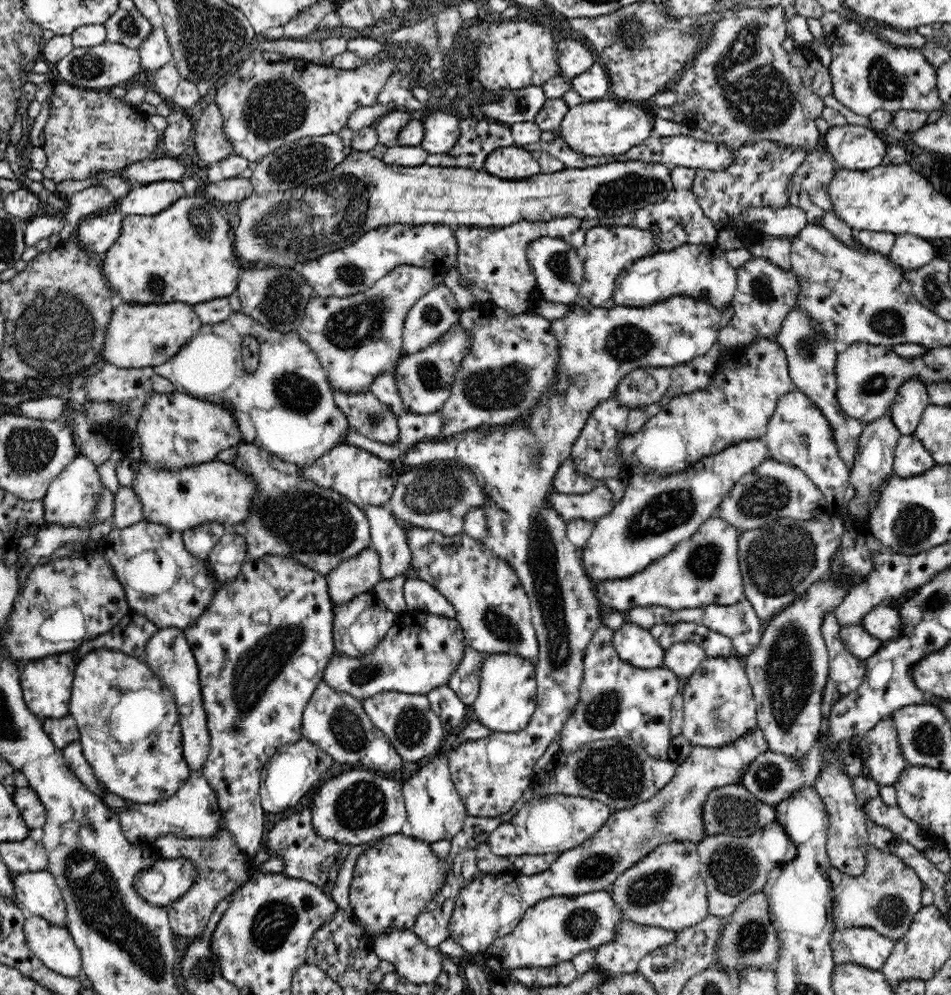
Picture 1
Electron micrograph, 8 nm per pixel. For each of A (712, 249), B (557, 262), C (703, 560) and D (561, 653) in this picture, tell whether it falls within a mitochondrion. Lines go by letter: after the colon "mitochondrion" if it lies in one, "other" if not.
A: other
B: mitochondrion
C: mitochondrion
D: mitochondrion

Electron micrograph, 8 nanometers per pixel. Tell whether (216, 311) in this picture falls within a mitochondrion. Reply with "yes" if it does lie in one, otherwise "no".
no

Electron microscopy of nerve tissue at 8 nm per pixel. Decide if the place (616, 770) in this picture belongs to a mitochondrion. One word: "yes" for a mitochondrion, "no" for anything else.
yes

